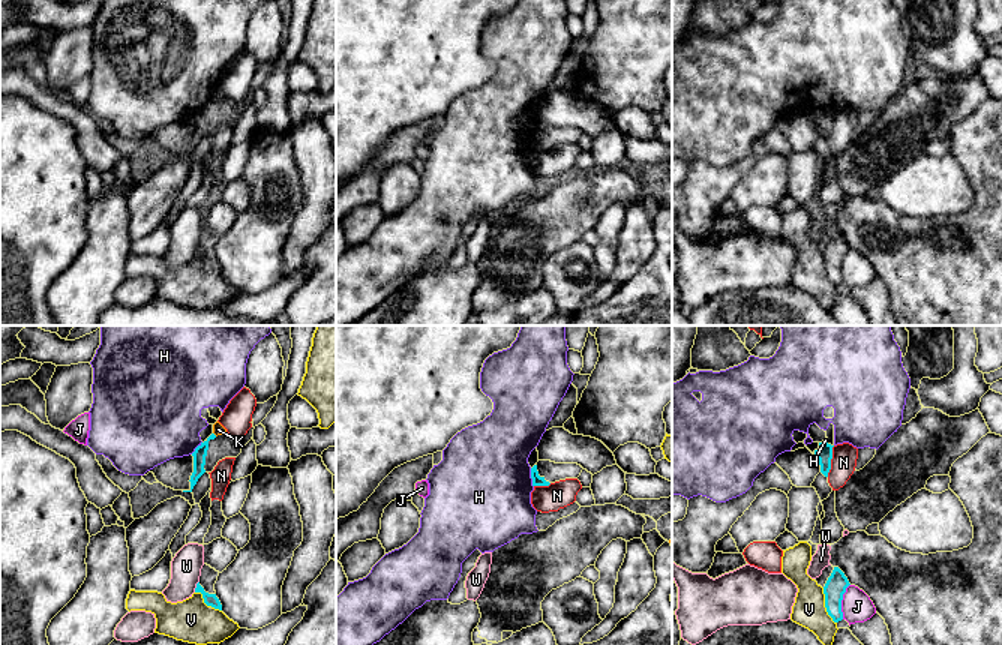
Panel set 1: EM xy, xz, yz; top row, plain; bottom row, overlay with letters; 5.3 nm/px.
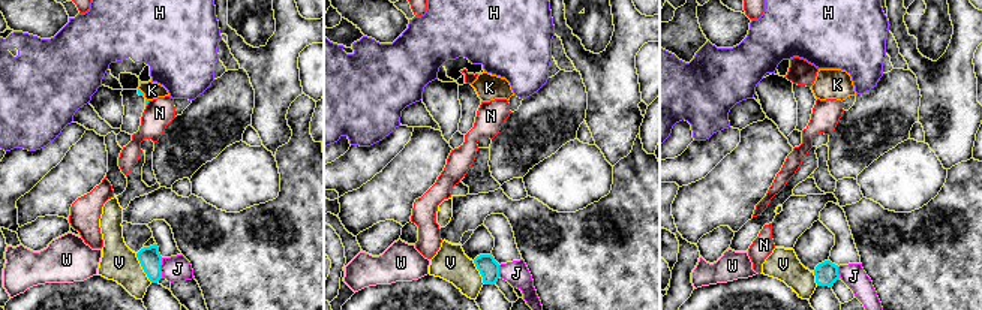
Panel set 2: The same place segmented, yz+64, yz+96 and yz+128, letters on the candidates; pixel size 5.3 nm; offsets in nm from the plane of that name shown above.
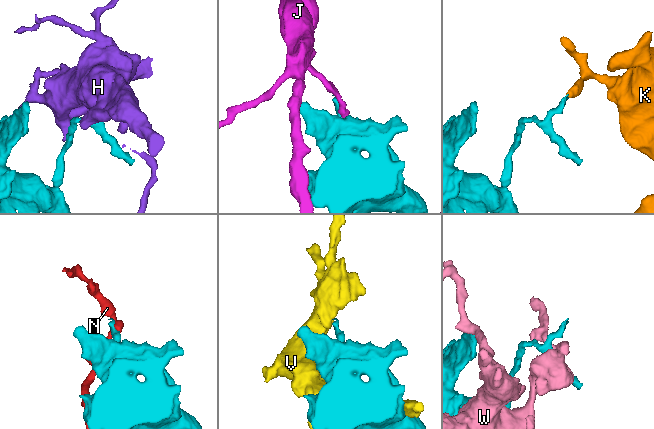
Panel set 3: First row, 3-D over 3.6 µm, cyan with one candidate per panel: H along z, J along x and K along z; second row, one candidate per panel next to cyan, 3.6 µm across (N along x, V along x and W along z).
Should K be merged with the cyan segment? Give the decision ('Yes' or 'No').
No

